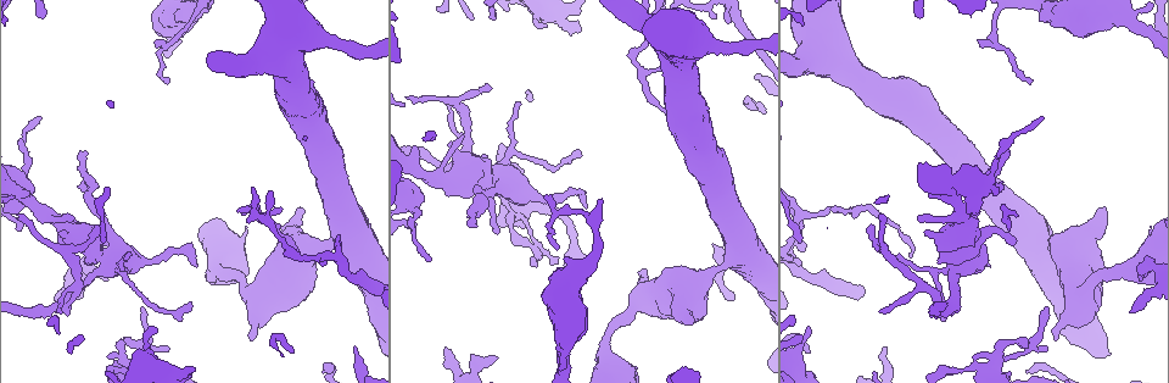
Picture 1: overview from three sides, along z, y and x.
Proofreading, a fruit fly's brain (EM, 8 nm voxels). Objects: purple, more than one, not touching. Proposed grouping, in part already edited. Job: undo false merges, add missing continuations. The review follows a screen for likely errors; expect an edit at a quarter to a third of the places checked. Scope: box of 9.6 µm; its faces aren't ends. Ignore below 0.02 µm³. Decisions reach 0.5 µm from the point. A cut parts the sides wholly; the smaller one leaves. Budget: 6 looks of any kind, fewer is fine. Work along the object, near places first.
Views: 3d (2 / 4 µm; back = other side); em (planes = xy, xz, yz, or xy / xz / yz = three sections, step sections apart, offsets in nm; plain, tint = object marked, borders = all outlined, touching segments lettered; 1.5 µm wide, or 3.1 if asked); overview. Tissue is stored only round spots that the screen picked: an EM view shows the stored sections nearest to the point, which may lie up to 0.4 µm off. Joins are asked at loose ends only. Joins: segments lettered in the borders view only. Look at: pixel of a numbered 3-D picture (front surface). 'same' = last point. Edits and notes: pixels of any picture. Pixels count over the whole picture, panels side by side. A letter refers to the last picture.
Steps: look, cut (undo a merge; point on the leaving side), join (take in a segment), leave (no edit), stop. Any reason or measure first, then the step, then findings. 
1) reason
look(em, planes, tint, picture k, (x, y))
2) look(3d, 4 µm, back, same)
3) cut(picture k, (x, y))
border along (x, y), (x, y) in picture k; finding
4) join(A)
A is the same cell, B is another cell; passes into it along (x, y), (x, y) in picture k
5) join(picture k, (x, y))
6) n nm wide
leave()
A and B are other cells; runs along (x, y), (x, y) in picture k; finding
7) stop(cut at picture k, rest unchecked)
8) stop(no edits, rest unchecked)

an open end
look(em, planes, borders, picture 1, (1048, 307))

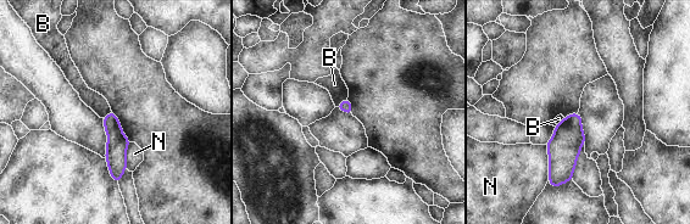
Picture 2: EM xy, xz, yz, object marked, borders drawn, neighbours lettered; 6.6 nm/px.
N touches over 240 nm
leave()
B and N are other cells; border along (346, 98), (335, 106) in picture 2; no lettered segment goes on from it

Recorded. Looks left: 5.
an open end
look(em, xy, step 8, tint, picture 1, (446, 351))

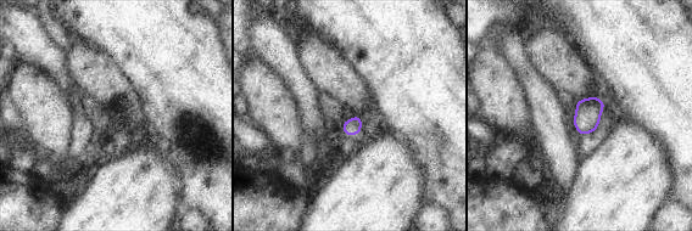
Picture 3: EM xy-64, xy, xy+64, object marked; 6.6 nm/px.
look(em, planes, borders, same)

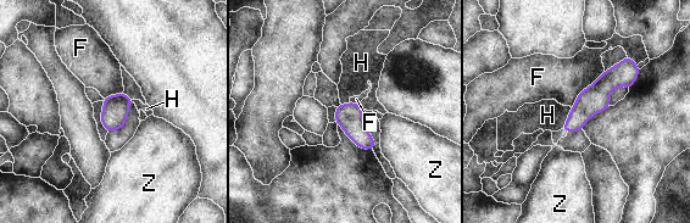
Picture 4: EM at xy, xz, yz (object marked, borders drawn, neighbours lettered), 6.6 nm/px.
170 nm wide; F touches over 340 nm
leave()
F, H and Z are other cells; none of them fits

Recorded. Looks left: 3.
look(em, xz, step 8, plain, picture 1, (1029, 80))

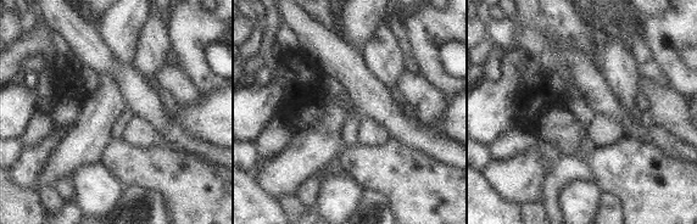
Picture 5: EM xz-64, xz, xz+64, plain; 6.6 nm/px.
look(em, xz, step 8, borders, same)

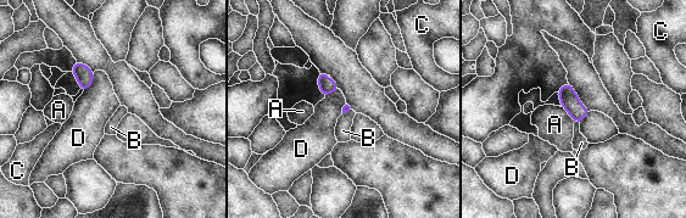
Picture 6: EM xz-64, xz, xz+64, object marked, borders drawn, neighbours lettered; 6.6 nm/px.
leave()
A, B, C and D are other cells; border along (575, 121), (579, 123) in picture 6; none of them fits

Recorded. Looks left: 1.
stop(no edits, rest unchecked)

